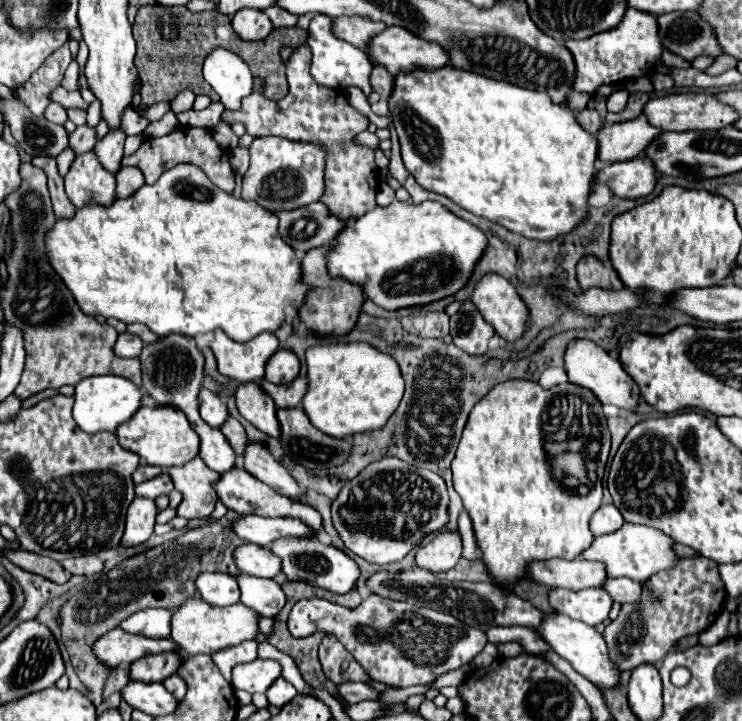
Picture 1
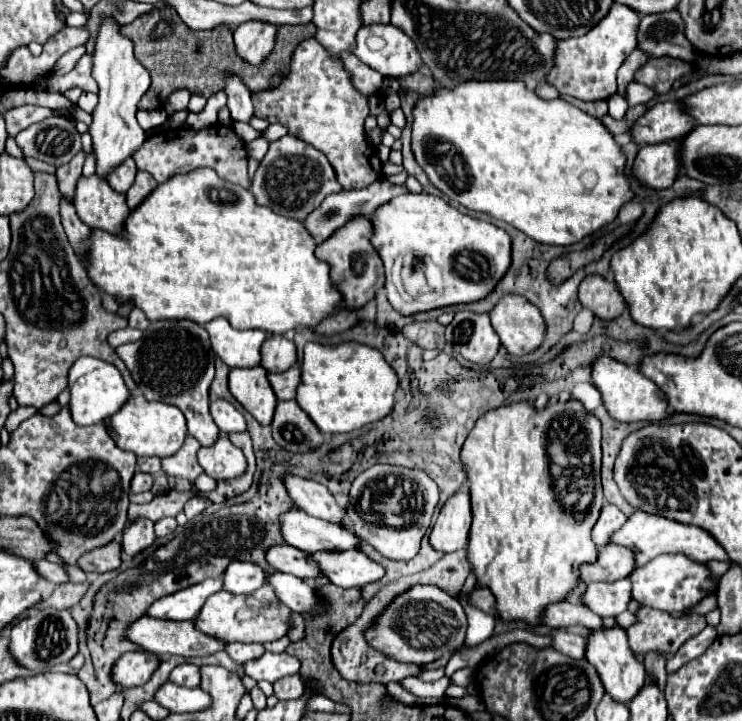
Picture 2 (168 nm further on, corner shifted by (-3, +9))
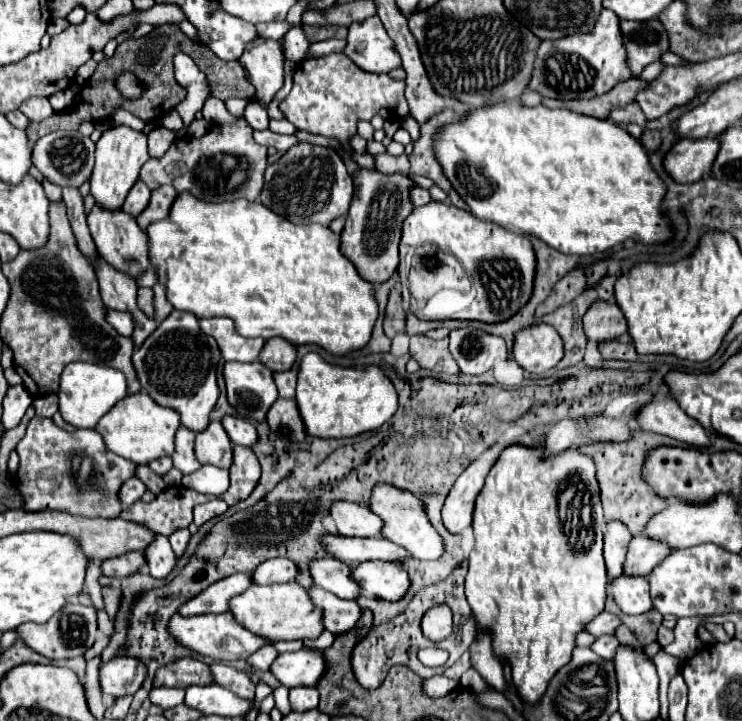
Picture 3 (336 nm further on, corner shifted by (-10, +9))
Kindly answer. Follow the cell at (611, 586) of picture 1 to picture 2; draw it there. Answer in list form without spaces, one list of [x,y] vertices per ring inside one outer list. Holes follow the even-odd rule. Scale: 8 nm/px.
[[[667,553],[661,557],[655,557],[643,567],[637,567],[631,573],[631,583],[633,583],[633,599],[639,601],[641,605],[661,609],[667,613],[683,613],[691,607],[695,607],[701,599],[715,595],[719,579],[715,579],[705,563],[691,561],[683,553]]]

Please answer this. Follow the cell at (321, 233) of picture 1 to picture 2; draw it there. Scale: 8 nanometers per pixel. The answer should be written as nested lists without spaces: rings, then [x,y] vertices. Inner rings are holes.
[[[377,179],[377,183],[371,183],[365,189],[357,189],[357,191],[341,191],[341,193],[333,193],[329,195],[321,207],[317,207],[313,213],[309,213],[309,217],[303,221],[305,227],[309,229],[309,233],[321,243],[325,239],[331,237],[333,231],[337,231],[339,227],[343,227],[351,217],[355,215],[369,215],[371,211],[375,211],[377,207],[381,207],[381,203],[389,203],[389,199],[407,193],[407,189],[403,185],[393,185],[387,179]]]

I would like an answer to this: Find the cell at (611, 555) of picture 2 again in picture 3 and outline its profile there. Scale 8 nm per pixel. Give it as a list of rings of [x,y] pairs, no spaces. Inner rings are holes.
[[[644,535],[632,537],[628,545],[628,555],[624,561],[624,575],[628,577],[648,575],[668,555],[670,555],[670,549],[664,547],[664,543],[648,539]]]

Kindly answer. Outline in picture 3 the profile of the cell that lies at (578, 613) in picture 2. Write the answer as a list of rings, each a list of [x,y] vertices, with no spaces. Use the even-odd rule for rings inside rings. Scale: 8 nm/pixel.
[[[600,613],[600,615],[596,615],[588,625],[586,625],[586,631],[588,633],[592,633],[594,637],[598,637],[598,635],[604,635],[604,633],[614,633],[614,629],[620,625],[620,619],[616,617],[616,615],[612,615],[612,613]]]

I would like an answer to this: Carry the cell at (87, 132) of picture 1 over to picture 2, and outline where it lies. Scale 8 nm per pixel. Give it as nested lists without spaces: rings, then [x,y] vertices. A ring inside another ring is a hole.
[[[79,153],[77,157],[73,157],[71,163],[61,165],[61,167],[57,169],[57,173],[55,173],[59,191],[61,191],[61,195],[65,195],[65,199],[69,199],[69,201],[73,201],[73,191],[75,191],[75,187],[77,187],[77,179],[81,177],[83,161],[85,161],[85,155]]]

